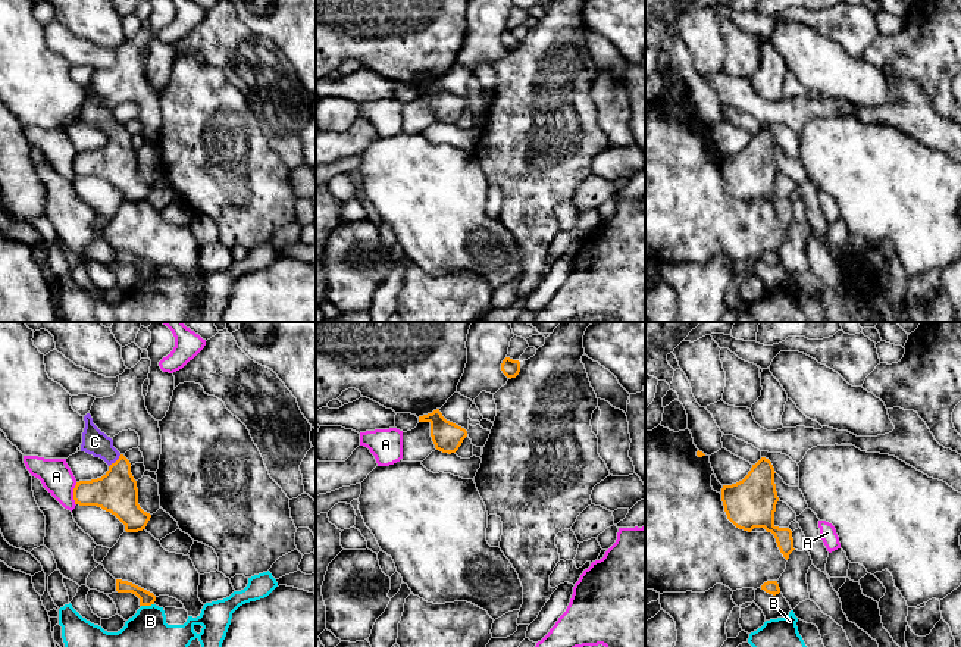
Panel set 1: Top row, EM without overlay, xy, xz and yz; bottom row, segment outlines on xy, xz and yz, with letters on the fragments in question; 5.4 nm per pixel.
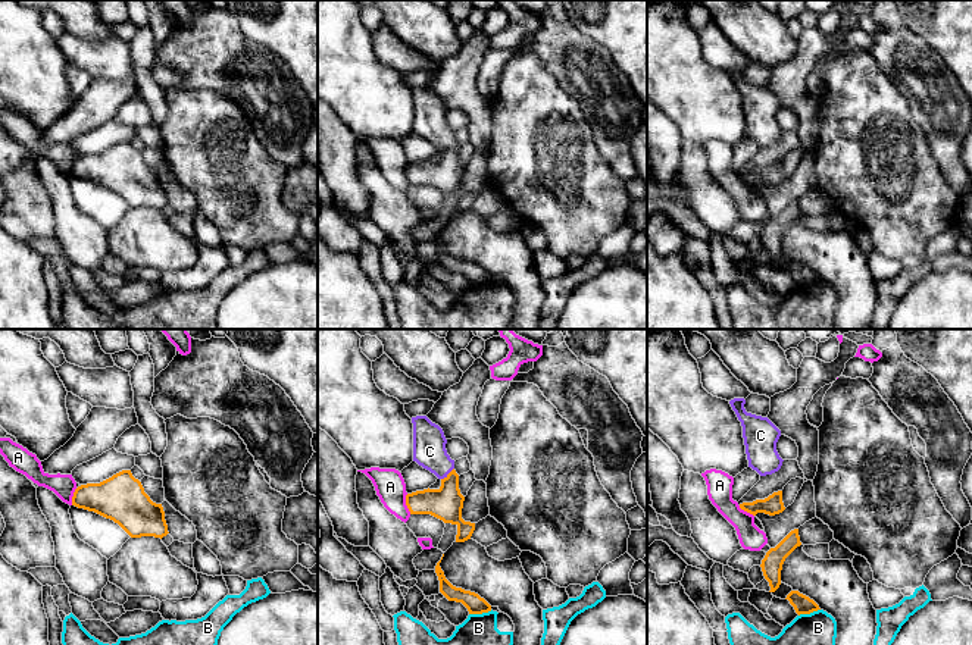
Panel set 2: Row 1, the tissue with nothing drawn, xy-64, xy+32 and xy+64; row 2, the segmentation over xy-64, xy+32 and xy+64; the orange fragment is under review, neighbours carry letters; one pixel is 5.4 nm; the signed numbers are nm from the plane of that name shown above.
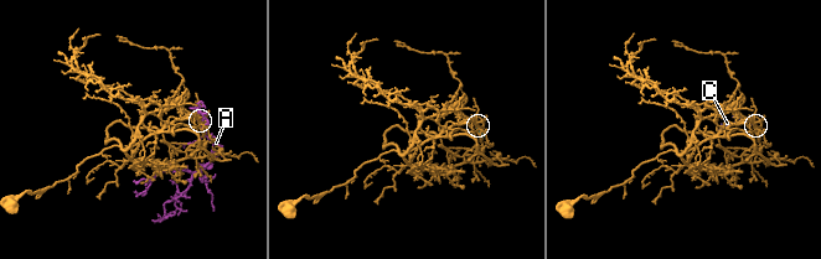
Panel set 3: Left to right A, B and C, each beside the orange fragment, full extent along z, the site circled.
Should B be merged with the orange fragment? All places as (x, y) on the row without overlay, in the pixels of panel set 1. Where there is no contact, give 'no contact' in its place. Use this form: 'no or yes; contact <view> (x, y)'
no; contact xy (147, 275)

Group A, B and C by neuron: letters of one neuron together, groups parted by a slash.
A / B / C

